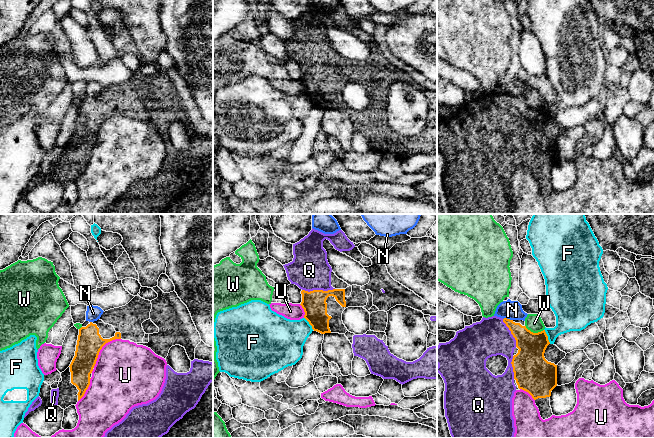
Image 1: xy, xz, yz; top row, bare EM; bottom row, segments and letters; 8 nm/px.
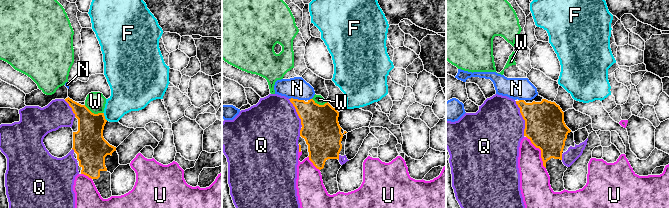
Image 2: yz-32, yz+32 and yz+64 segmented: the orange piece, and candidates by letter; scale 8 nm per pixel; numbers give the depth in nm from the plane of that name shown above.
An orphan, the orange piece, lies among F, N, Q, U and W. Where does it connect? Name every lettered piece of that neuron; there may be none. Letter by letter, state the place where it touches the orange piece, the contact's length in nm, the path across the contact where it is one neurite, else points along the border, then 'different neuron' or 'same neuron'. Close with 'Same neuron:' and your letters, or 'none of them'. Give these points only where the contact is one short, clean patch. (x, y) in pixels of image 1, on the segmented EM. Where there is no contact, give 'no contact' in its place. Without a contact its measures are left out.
F: yz (547, 336) | 130 nm | along yz (544, 329), (550, 343) | different neuron
N: yz (508, 319) | 80 nm | along yz (503, 318), (512, 320) | different neuron
Q: xz (318, 290) | 260 nm | same neuron
U: xy (101, 348) | 320 nm | different neuron
W: yz (534, 333) | 160 nm | along yz (525, 325), (533, 332), (543, 330) | different neuron
Same neuron: Q

